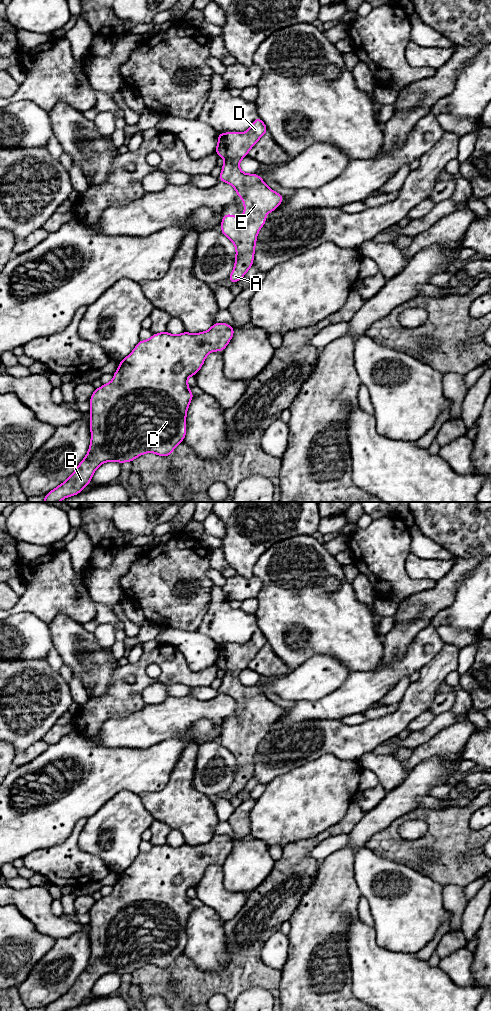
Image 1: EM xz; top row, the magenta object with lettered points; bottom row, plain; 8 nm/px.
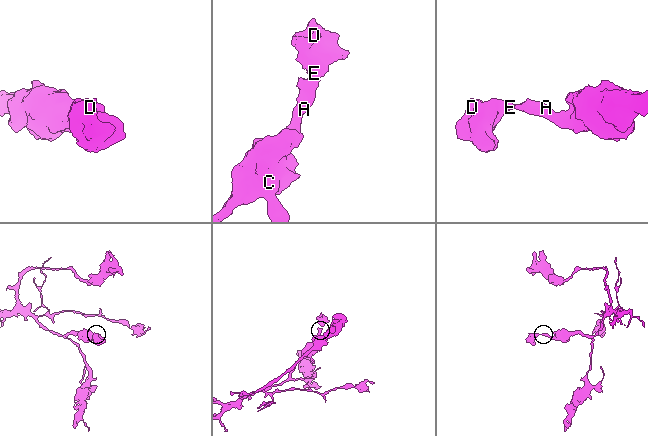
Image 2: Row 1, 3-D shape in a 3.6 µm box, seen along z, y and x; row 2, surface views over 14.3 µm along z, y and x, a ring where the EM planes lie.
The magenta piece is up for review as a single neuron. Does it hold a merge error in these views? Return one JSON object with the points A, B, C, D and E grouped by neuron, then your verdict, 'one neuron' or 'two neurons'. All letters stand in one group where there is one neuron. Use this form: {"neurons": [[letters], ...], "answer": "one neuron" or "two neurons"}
{"neurons": [["A", "B", "C", "D", "E"]], "answer": "one neuron"}

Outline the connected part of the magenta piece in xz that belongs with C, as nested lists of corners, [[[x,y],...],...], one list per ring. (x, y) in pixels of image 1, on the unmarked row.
[[[214,835],[205,844],[192,846],[183,844],[172,847],[167,843],[153,846],[149,852],[140,852],[132,865],[119,874],[113,892],[95,901],[90,910],[91,954],[87,967],[73,986],[62,996],[46,1006],[45,1011],[64,1011],[79,1006],[90,994],[94,983],[104,974],[132,974],[147,964],[167,969],[184,953],[186,947],[186,925],[194,906],[189,903],[187,890],[201,881],[206,867],[211,863],[222,864],[234,847],[234,840],[227,835]]]

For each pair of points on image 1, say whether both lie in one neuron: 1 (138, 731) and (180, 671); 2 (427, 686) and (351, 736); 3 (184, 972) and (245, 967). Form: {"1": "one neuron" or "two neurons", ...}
{"1": "two neurons", "2": "one neuron", "3": "one neuron"}

